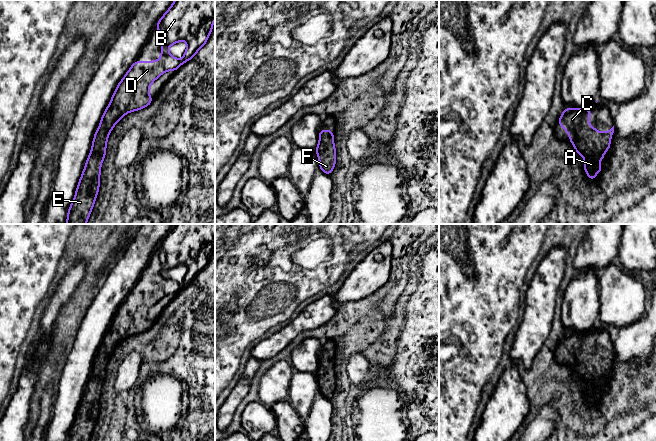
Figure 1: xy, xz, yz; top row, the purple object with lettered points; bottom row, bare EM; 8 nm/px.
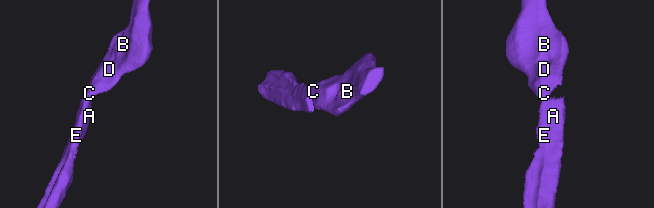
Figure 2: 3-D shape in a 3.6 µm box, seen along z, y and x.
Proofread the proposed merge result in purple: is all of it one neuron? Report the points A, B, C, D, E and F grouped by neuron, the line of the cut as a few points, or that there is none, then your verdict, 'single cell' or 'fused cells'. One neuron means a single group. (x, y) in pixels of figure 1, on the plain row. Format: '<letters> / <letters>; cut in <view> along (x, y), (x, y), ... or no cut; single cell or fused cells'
A B C D E F; no cut; single cell

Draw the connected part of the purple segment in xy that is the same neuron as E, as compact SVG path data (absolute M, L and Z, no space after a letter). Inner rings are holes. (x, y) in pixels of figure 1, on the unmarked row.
M175 224L166 237L159 243L157 253L161 261L161 279L156 285L135 285L117 309L111 325L103 337L100 349L94 358L90 378L75 415L75 421L68 433L67 441L89 441L99 416L101 389L106 379L109 357L115 348L129 336L149 330L153 322L149 319L150 309L166 295L176 295L182 288L194 282L195 278L207 267L213 254L215 243L215 224ZM179 265L186 265L187 272L181 284L170 279L168 272Z

